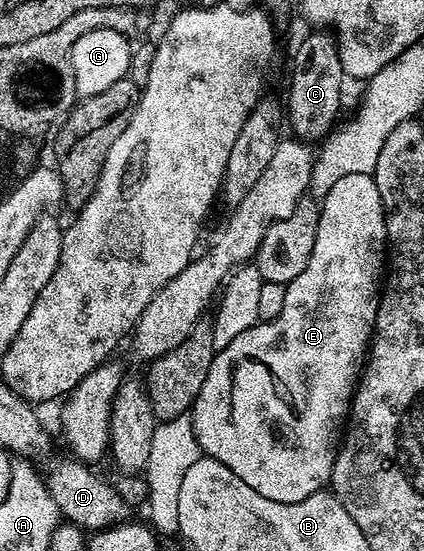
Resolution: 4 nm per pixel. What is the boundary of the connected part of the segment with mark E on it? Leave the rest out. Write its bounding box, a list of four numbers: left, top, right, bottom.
[190,174,387,504]

